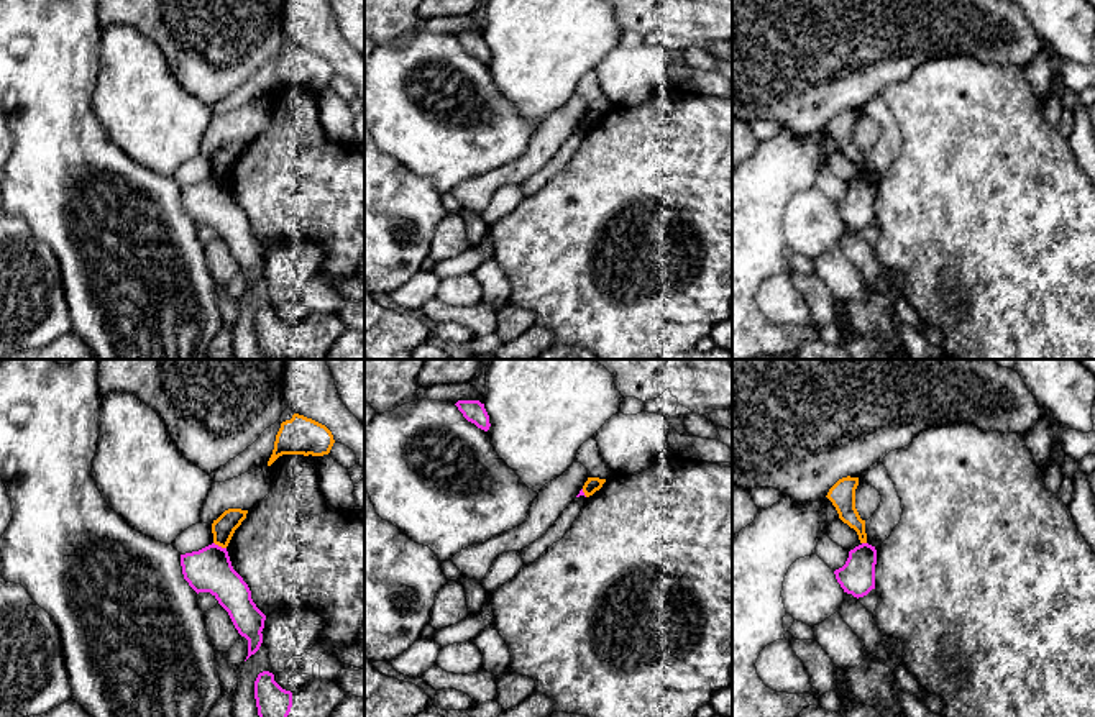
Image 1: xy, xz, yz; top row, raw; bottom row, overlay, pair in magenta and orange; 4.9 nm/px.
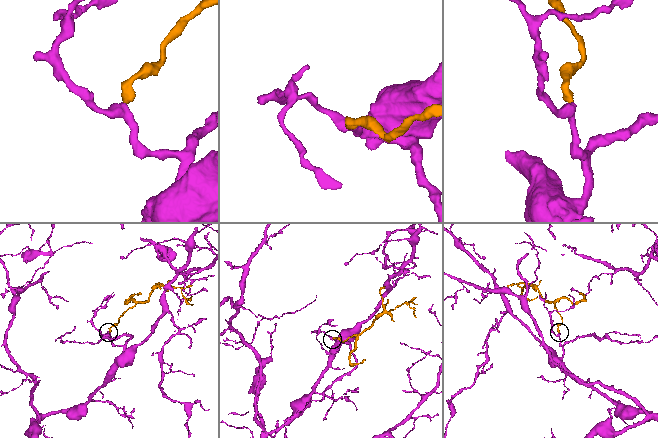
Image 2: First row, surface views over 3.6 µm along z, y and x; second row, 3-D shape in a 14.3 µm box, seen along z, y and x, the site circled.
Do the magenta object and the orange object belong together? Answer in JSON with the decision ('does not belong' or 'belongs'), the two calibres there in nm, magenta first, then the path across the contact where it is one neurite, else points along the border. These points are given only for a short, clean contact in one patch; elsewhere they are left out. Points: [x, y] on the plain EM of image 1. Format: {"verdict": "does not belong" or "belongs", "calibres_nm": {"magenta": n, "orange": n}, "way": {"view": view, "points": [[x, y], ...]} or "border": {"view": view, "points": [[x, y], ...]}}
{"verdict": "does not belong", "calibres_nm": {"magenta": 220, "orange": 110}, "border": {"view": "xy", "points": [[214, 174], [225, 181]]}}

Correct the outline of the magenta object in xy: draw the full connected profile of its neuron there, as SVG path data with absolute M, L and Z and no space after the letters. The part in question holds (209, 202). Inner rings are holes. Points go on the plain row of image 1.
M215 176L192 185L181 187L184 212L199 225L210 225L228 244L235 261L248 272L248 289L263 276L266 248L251 231L251 223L233 202L227 180Z

